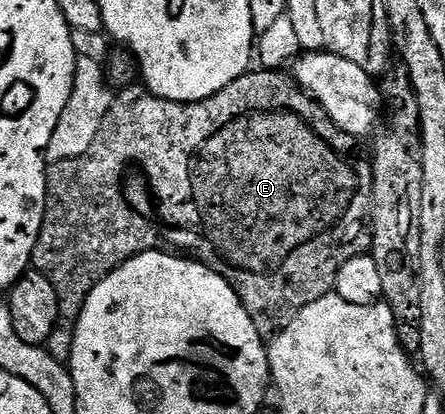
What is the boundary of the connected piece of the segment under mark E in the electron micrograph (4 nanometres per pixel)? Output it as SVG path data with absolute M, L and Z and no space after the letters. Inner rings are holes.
M250 69L235 81L231 81L231 85L227 85L219 93L198 103L167 101L158 95L148 94L141 85L118 90L107 117L103 117L103 125L95 141L91 141L91 149L74 159L48 164L45 172L45 220L33 250L32 270L51 281L59 297L61 319L75 321L81 316L81 307L91 289L95 289L95 285L99 285L99 281L103 281L103 277L110 275L119 264L136 255L142 255L144 251L156 251L164 247L176 249L178 252L188 253L198 263L204 263L216 275L222 275L240 297L255 329L262 336L272 337L287 325L291 325L295 316L307 309L311 301L319 301L319 297L330 294L336 288L339 269L343 269L348 259L366 254L370 250L371 163L368 158L360 159L353 152L357 143L354 136L340 131L326 117L321 106L303 88L297 86L296 79L281 69Z

